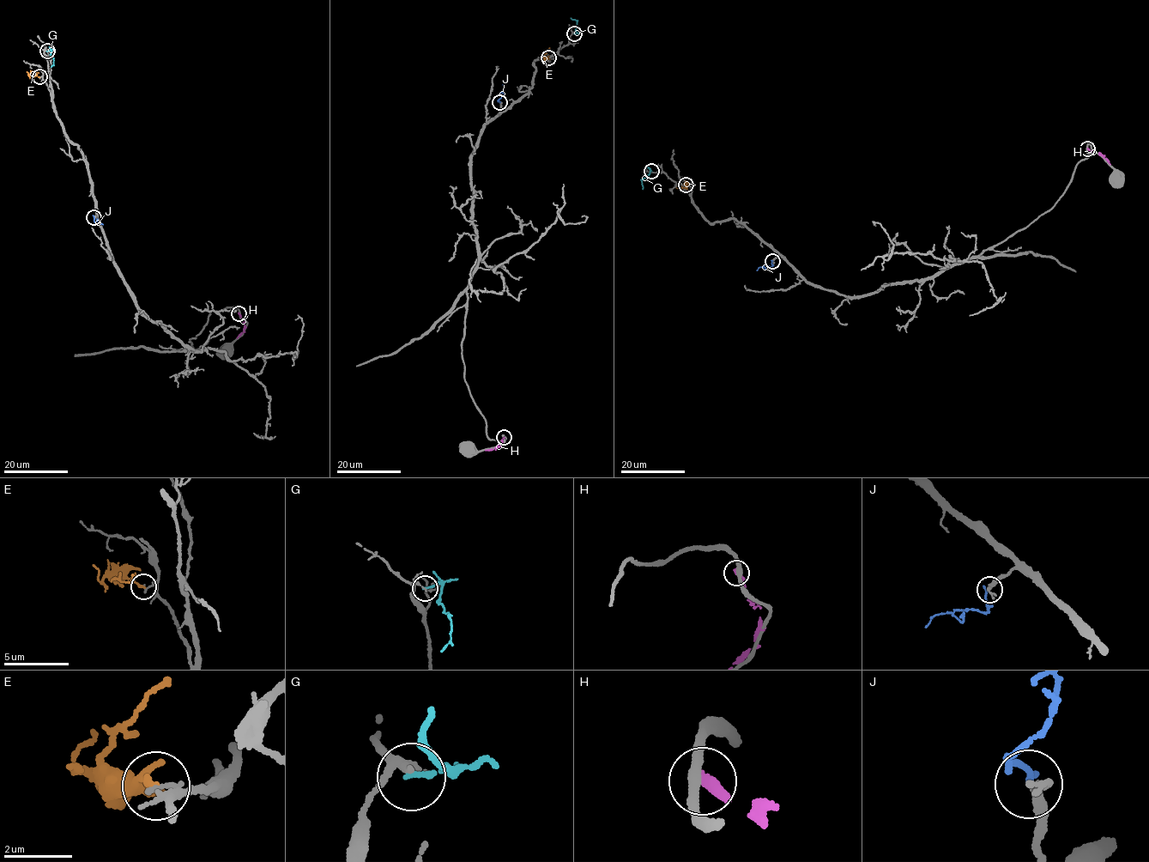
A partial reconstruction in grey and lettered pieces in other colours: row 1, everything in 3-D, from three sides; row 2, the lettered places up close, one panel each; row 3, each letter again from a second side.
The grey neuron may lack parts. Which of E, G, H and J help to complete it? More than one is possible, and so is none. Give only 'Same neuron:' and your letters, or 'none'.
Same neuron: J

